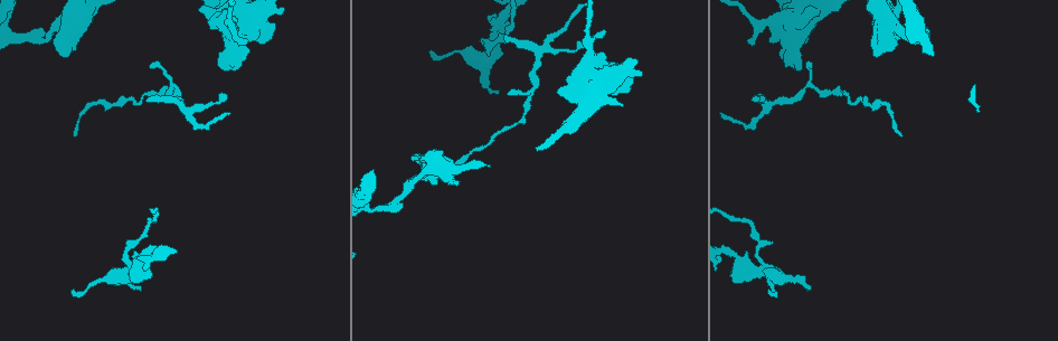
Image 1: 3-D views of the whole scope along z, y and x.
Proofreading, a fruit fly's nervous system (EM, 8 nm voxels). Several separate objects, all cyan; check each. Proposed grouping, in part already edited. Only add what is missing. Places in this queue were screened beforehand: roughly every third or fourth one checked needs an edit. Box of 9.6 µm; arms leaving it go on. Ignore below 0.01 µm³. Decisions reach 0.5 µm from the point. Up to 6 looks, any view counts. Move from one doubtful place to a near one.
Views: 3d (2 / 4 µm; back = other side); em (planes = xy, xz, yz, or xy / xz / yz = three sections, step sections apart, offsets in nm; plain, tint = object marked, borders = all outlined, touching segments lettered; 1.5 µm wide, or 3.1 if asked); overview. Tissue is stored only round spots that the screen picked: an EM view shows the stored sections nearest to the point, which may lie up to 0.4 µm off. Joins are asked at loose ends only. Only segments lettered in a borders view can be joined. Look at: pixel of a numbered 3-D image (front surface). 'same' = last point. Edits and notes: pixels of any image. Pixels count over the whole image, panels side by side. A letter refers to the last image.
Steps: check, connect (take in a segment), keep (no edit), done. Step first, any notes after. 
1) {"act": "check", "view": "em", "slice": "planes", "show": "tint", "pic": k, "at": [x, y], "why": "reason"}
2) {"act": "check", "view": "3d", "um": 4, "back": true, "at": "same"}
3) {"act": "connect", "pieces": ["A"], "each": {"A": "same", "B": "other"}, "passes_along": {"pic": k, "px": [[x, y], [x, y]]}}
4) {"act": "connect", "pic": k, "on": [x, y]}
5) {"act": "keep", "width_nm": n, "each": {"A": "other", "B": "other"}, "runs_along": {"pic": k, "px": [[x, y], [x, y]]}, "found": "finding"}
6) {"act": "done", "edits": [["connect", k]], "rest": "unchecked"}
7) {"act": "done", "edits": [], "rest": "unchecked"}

{"act": "check", "view": "3d", "um": 2, "pic": 1, "at": [507, 93], "why": "an open end"}

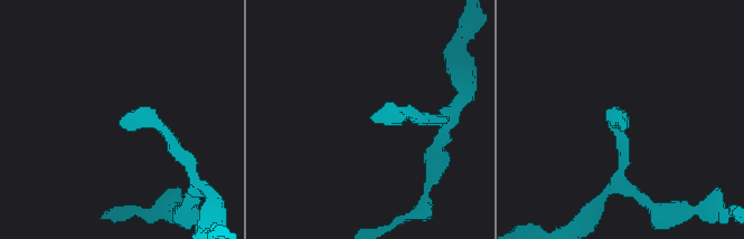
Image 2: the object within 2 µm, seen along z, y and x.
{"act": "check", "view": "em", "slice": "planes", "show": "tint", "pic": 2, "at": [618, 117], "why": "shape alone is not enough"}

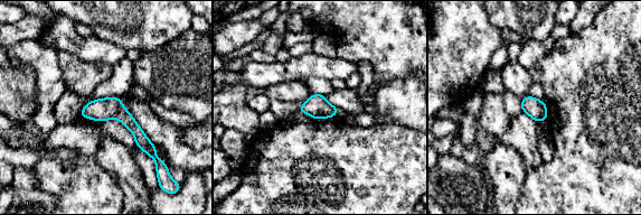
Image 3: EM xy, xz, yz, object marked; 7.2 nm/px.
{"act": "check", "view": "em", "slice": "planes", "show": "borders", "at": "same", "why": "what lies round it"}

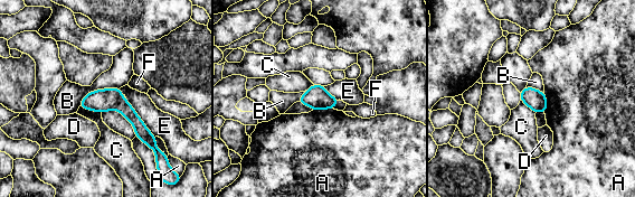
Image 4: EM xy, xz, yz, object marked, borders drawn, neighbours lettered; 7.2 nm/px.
{"act": "keep", "width_nm": 140, "each": {"A": "other", "B": "other", "C": "other", "D": "other", "E": "other", "F": "other"}, "border": {"pic": 4, "px": [[81, 105], [101, 113]]}, "found": "none of them fits"}

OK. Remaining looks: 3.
{"act": "check", "view": "3d", "um": 2, "pic": 1, "at": [769, 290], "why": "an open end"}

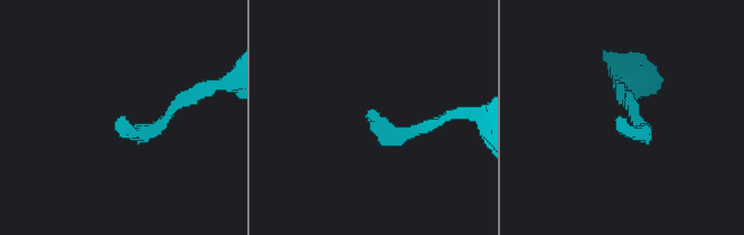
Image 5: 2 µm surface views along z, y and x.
{"act": "check", "view": "em", "um": 3.1, "slice": "yz", "step": 8, "show": "borders", "pic": 5, "at": [615, 117]}

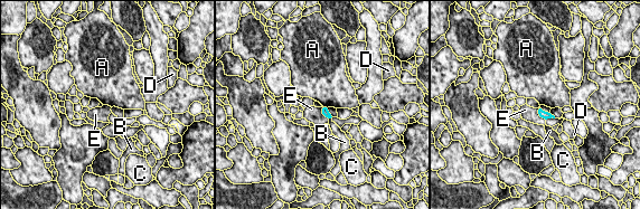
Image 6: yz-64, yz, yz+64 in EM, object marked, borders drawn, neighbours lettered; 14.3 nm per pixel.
{"act": "check", "view": "em", "um": 3.1, "slice": "planes", "show": "borders", "at": "same"}

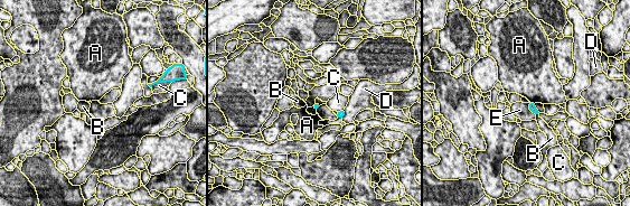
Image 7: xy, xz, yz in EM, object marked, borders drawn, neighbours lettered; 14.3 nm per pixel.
{"act": "keep", "longest_contact_nm": ["E", 200], "each": {"A": "other", "B": "other", "C": "other", "D": "other", "E": "other"}, "border": {"pic": 7, "px": [[528, 103], [528, 108], [535, 114]]}, "found": "no lettered segment goes on from it"}

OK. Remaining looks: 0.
{"act": "done", "edits": [], "rest": "unchecked"}

